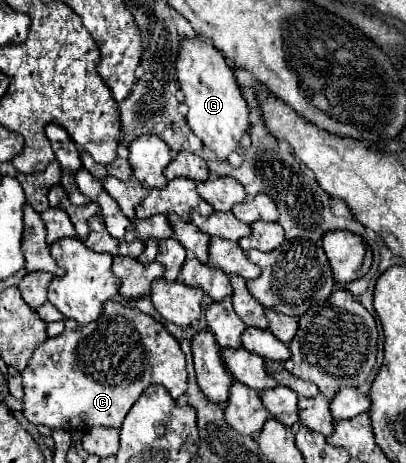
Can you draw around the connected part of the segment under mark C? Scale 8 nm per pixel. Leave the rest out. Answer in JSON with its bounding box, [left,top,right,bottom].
[22,300,186,432]

